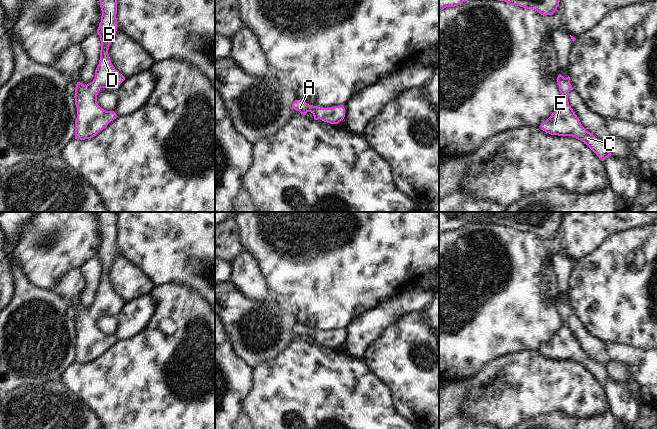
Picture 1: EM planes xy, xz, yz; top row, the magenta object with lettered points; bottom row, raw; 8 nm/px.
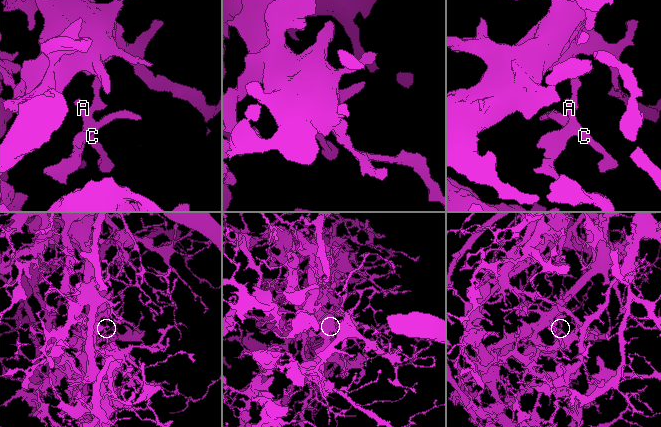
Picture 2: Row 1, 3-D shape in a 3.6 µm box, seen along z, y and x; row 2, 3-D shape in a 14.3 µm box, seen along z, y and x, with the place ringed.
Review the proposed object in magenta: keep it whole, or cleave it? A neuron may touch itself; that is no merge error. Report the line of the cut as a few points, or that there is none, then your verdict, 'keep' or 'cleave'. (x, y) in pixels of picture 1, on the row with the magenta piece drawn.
cut none; keep

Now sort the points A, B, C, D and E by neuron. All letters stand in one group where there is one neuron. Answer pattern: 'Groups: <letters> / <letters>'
Groups: A B C D E

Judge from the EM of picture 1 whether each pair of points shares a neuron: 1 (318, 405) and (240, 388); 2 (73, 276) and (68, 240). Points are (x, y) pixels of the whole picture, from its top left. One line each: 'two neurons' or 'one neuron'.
1: two neurons
2: two neurons

